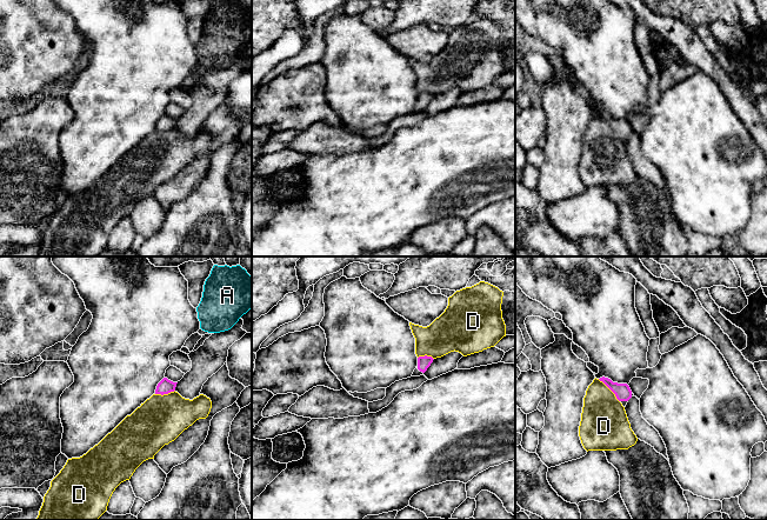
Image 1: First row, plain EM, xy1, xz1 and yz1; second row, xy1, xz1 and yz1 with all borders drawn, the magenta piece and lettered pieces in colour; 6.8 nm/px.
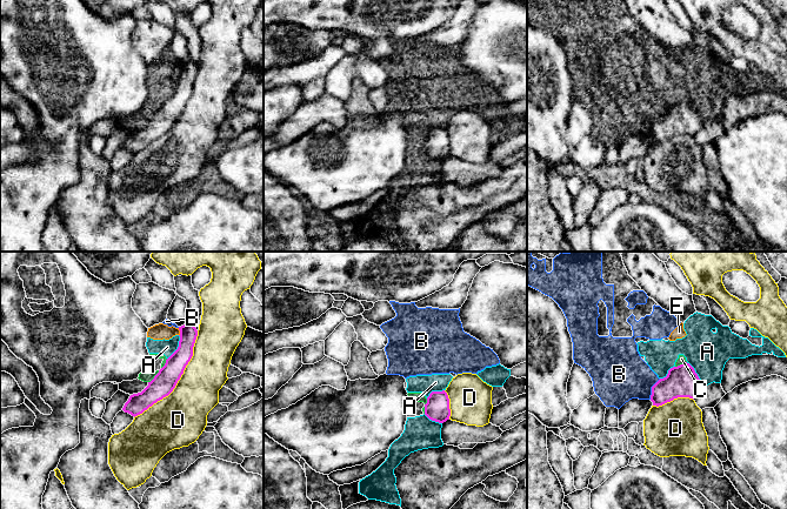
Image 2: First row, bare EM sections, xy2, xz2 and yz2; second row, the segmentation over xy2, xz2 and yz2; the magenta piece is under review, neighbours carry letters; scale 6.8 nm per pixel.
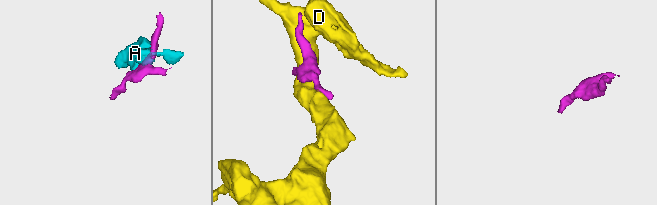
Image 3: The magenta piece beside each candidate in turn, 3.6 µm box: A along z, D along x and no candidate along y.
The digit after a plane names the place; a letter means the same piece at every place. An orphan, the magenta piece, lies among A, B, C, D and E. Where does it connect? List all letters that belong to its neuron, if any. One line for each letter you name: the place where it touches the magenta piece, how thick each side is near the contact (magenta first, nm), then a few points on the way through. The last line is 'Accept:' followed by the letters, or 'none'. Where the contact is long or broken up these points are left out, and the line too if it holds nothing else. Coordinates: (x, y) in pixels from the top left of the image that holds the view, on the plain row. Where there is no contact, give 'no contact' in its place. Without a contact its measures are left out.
Accept: none

